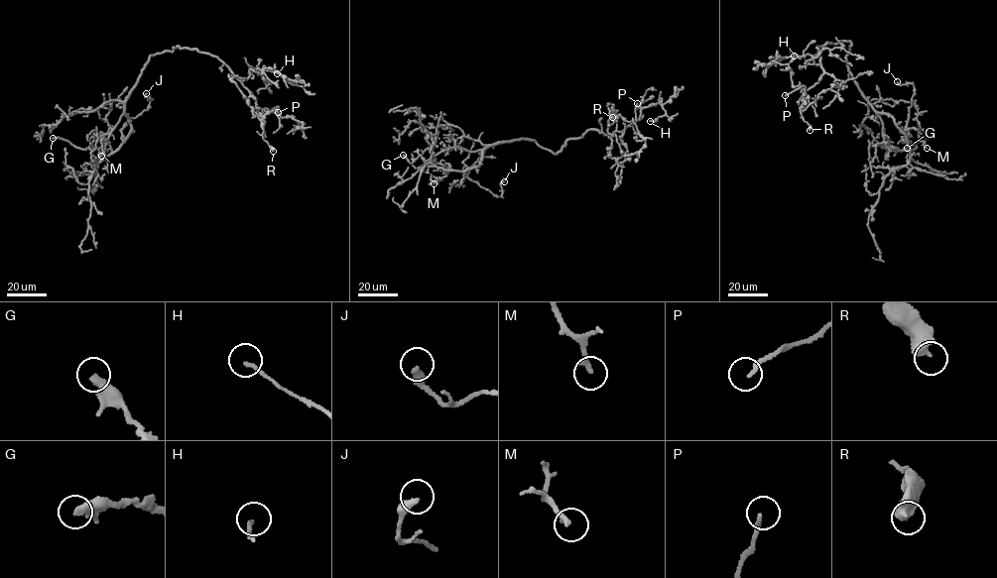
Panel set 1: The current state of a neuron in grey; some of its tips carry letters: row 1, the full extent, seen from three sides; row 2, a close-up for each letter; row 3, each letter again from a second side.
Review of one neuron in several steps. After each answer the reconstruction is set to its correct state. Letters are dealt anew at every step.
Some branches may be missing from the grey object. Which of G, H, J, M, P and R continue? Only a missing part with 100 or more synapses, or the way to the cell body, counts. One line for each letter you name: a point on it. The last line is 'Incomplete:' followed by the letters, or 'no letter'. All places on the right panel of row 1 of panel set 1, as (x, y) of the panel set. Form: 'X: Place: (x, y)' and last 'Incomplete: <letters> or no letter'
G: Place: (907, 148)
Incomplete: G

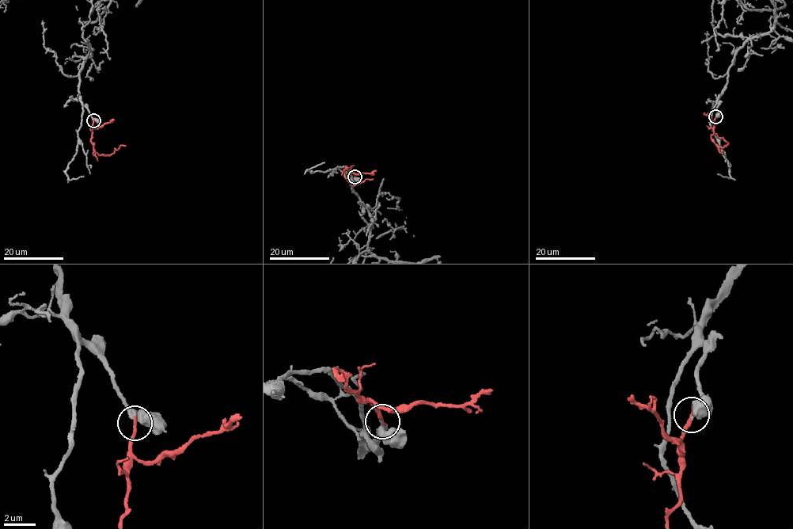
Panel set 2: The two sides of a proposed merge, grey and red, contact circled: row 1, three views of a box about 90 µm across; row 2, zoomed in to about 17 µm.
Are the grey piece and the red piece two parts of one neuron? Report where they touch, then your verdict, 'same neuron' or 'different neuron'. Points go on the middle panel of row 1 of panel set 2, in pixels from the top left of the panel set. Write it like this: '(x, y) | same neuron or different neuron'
(354, 176) | same neuron

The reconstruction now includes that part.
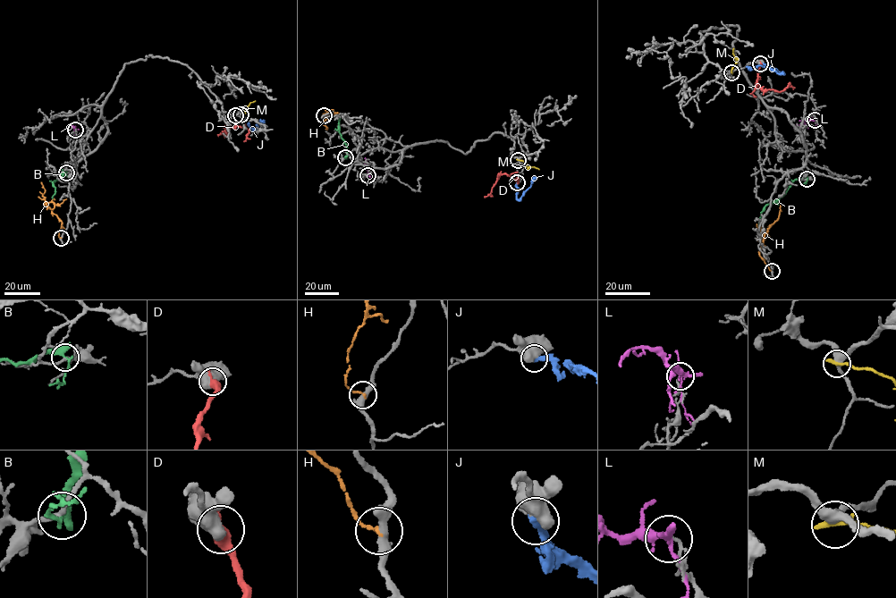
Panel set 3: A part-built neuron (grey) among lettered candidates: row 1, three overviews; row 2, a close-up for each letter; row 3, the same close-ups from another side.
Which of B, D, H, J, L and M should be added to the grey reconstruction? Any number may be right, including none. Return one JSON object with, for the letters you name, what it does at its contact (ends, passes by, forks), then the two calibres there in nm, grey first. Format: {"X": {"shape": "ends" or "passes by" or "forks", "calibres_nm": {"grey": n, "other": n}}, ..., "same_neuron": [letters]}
{"same_neuron": []}

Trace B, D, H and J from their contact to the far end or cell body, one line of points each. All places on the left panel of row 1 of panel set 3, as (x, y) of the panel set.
B: (66, 172), (64, 170), (62, 176), (53, 181), (54, 194), (52, 198)
D: (241, 114), (245, 126), (230, 127), (224, 137), (222, 133), (218, 136)
H: (61, 238), (59, 233), (62, 222), (46, 206), (42, 196), (45, 189), (41, 182)
J: (240, 114), (250, 127), (257, 130), (257, 124), (263, 120)

